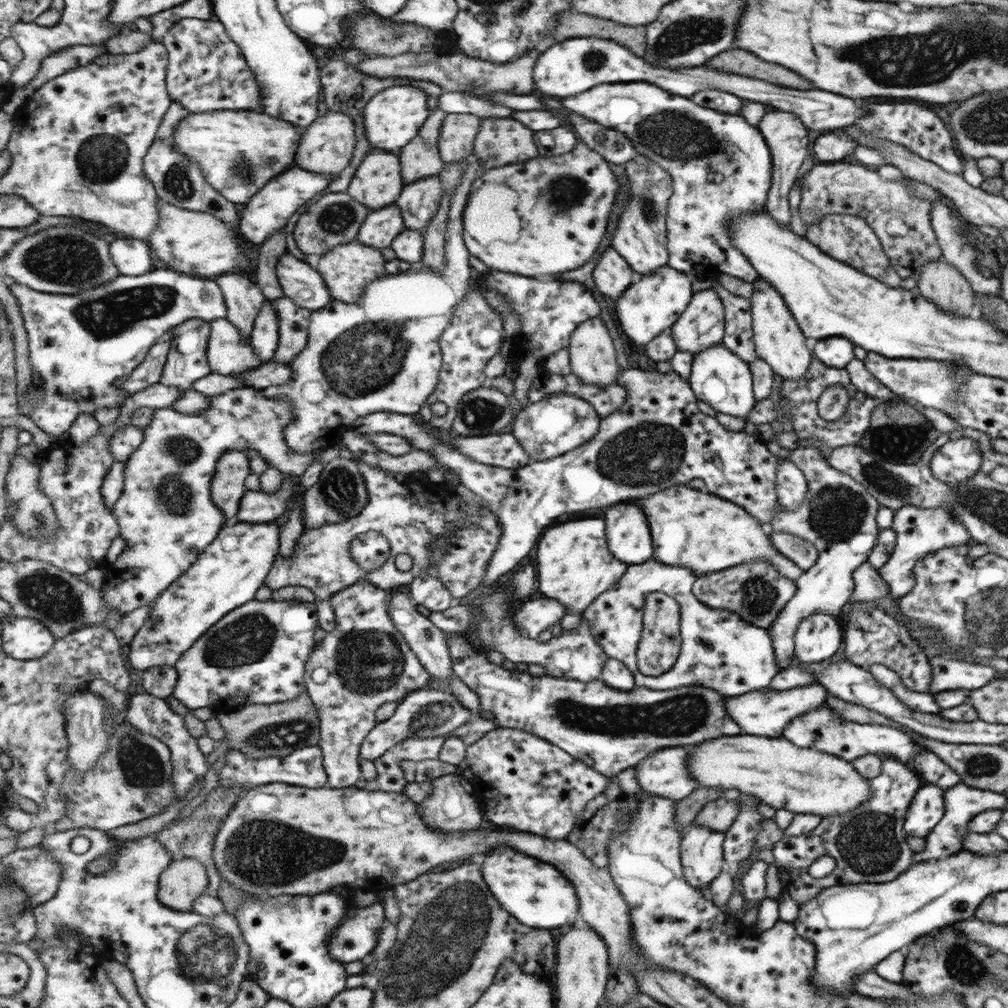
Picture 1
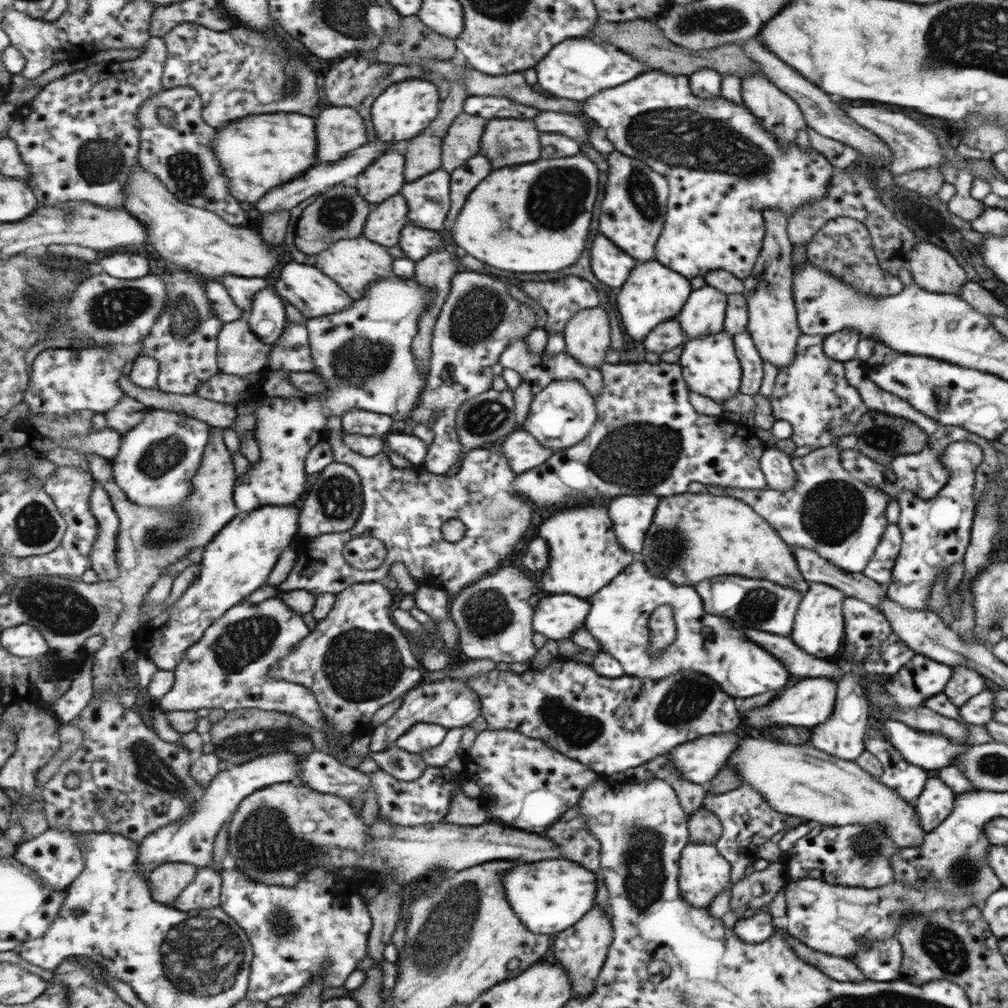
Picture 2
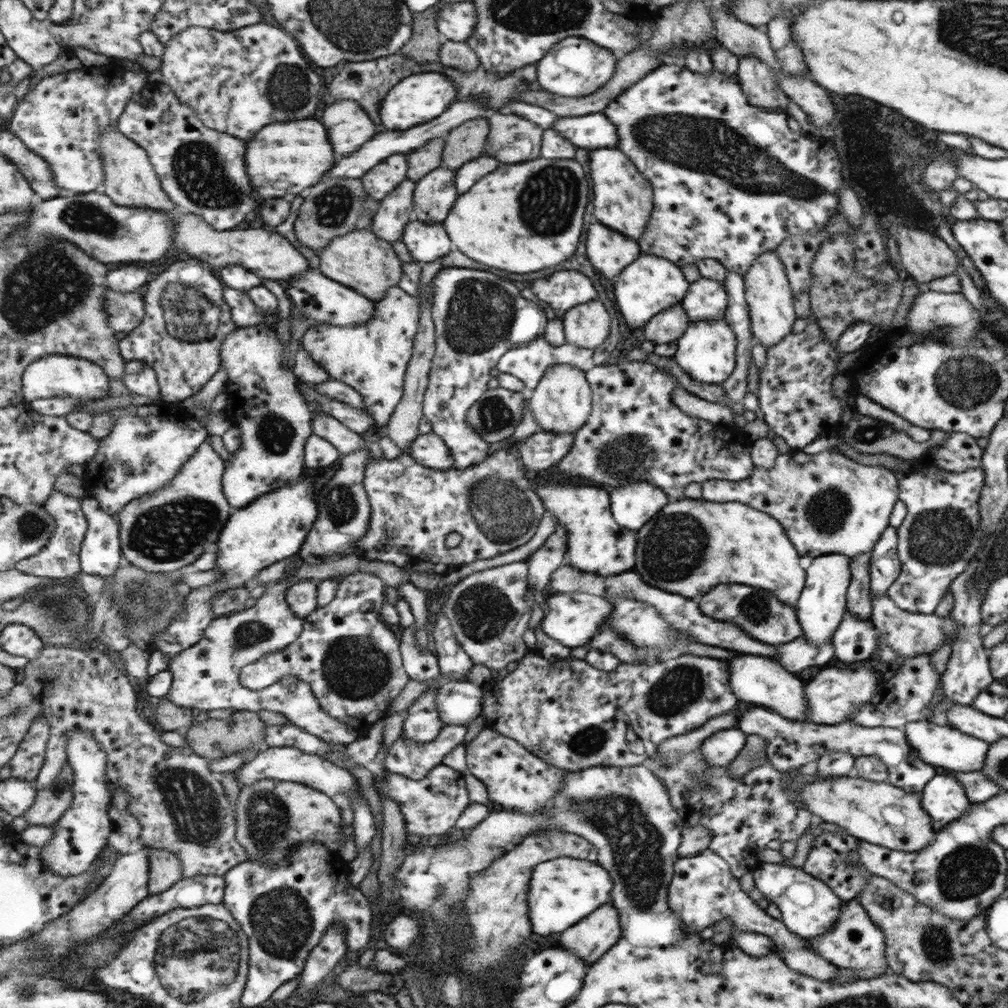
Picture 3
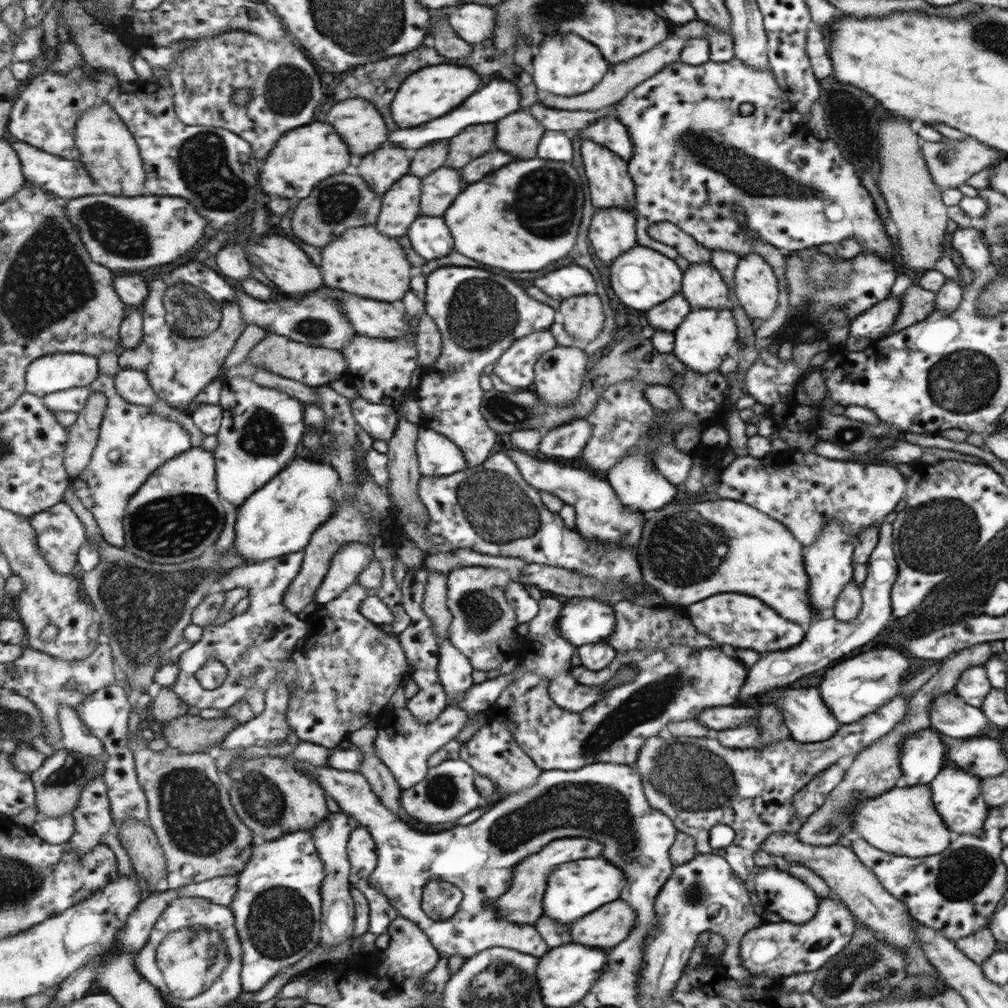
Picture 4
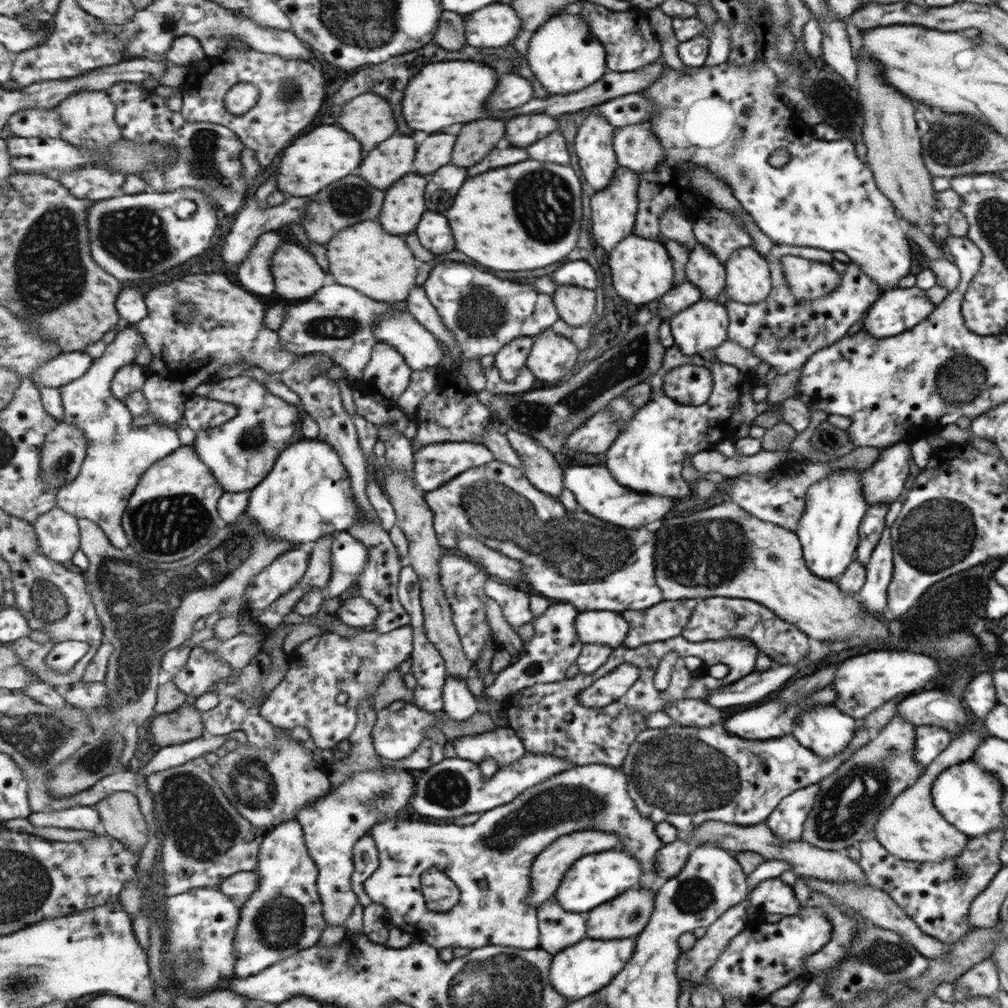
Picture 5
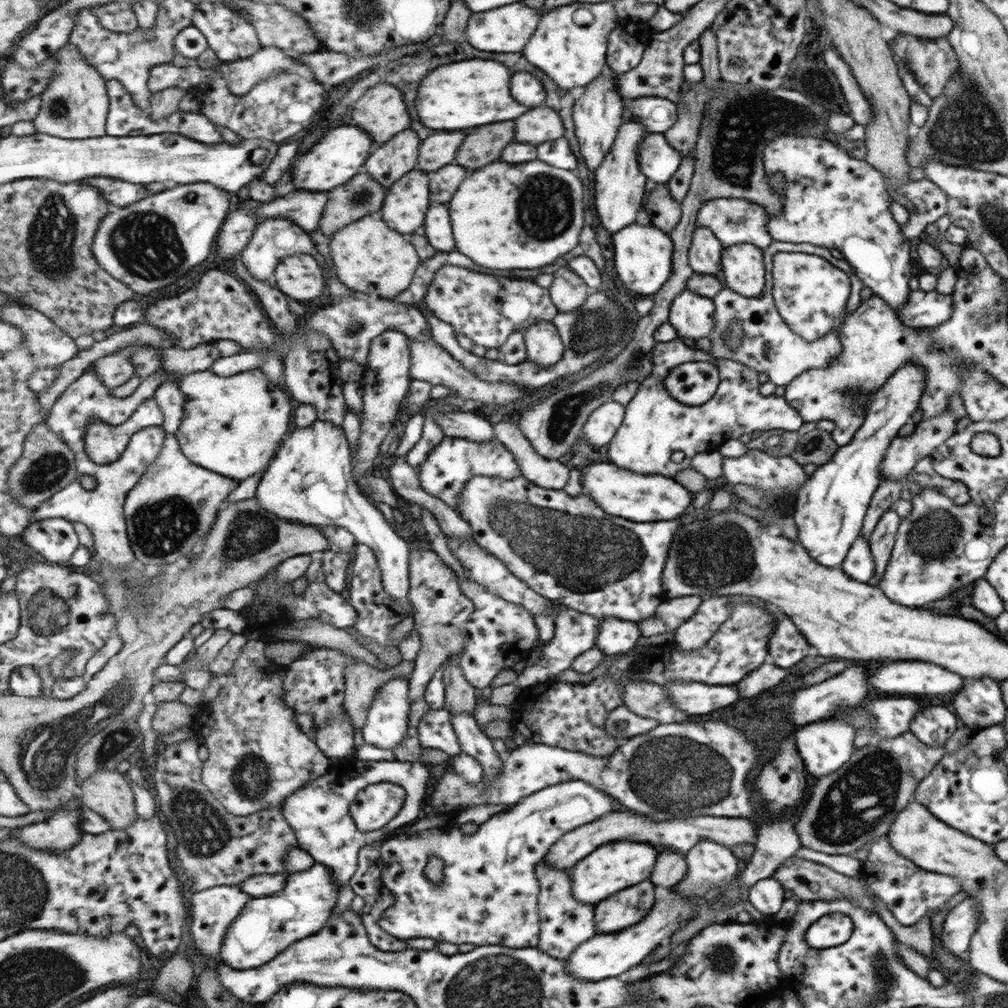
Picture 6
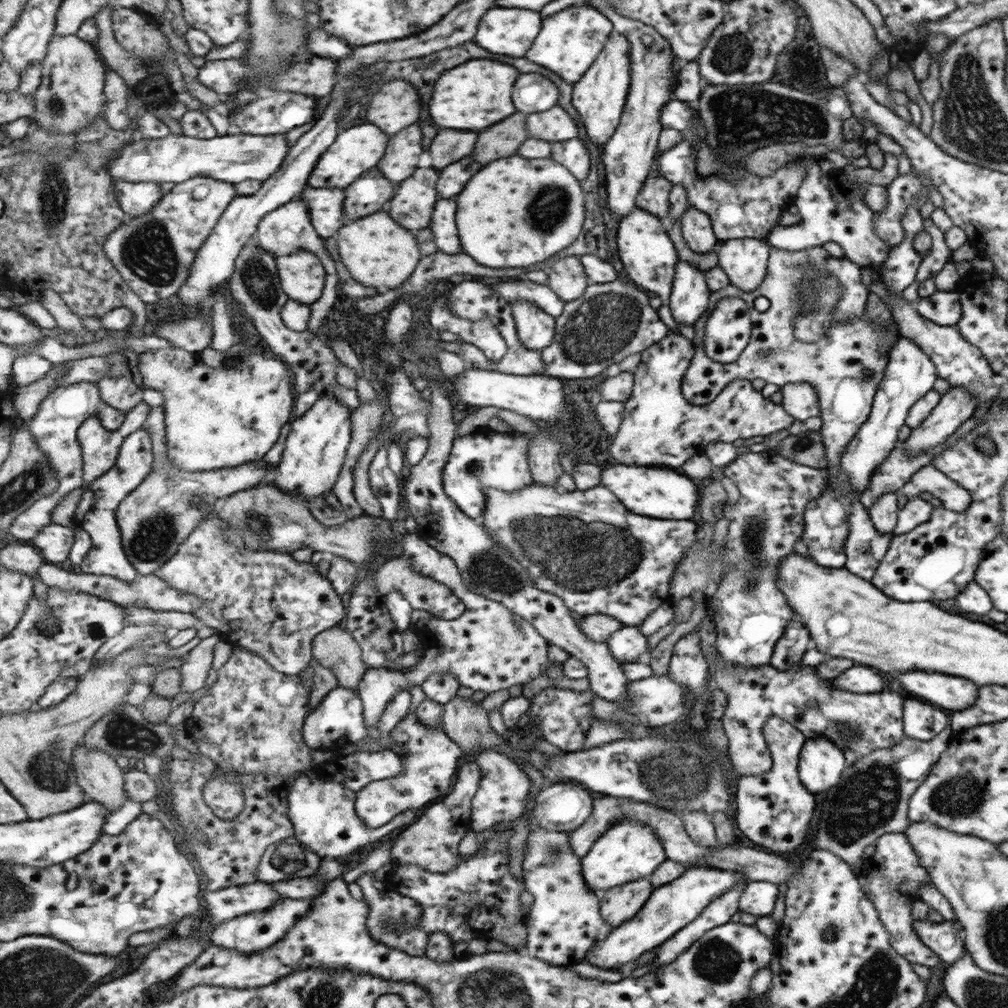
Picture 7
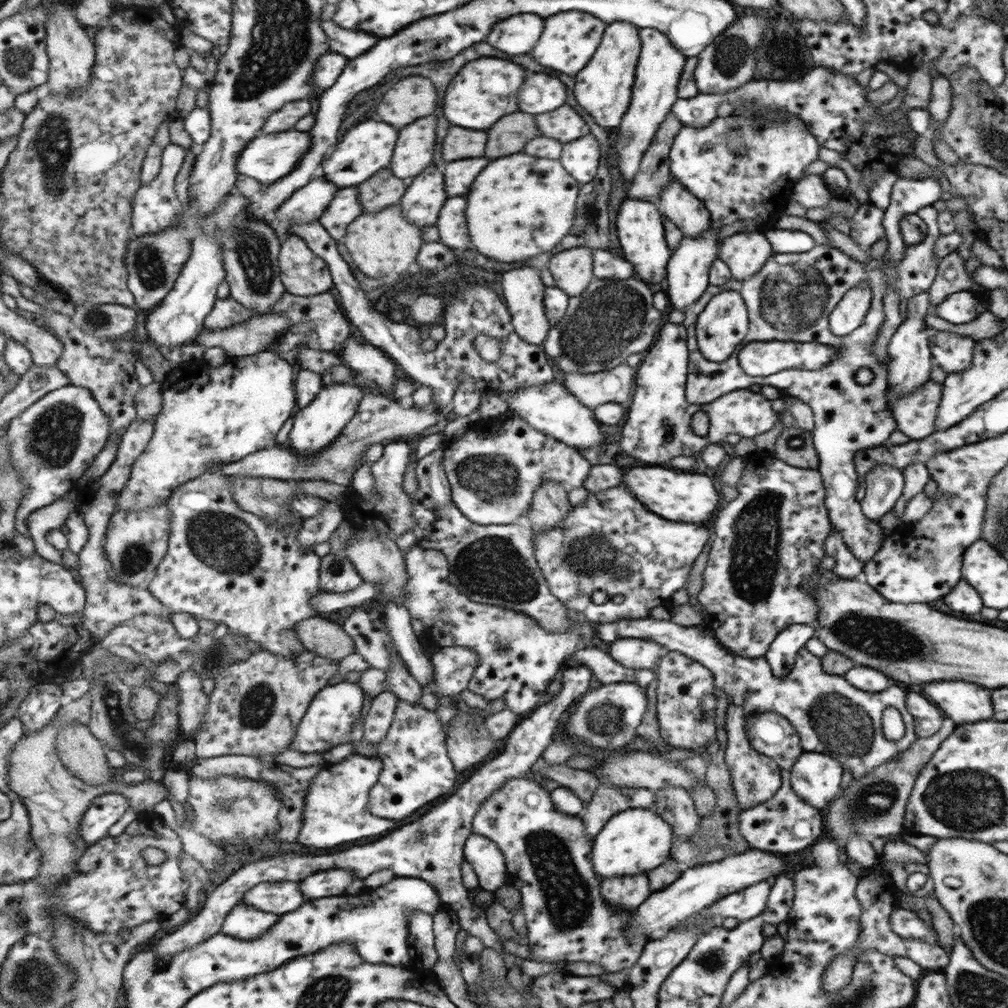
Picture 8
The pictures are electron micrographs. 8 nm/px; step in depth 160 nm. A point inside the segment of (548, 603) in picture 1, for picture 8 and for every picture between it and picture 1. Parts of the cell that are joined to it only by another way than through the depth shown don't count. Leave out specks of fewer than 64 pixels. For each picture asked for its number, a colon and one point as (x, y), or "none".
2: (556, 616)
3: (571, 619)
4: (582, 620)
5: (592, 627)
6: (615, 635)
7: (626, 645)
8: (637, 653)

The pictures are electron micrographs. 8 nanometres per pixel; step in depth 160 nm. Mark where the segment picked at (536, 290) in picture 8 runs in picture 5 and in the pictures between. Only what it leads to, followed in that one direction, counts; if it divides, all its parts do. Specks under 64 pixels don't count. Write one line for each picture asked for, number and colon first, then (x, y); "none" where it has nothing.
5: (553, 356)
6: (544, 346)
7: (536, 330)

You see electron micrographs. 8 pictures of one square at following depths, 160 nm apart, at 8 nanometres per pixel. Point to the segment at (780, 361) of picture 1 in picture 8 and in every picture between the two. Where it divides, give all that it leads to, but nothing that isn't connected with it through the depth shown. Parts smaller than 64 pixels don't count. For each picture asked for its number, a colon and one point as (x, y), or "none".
2: (768, 290)
3: (768, 295)
4: (756, 289)
5: (747, 278)
6: (741, 264)
7: (743, 260)
8: (744, 253)

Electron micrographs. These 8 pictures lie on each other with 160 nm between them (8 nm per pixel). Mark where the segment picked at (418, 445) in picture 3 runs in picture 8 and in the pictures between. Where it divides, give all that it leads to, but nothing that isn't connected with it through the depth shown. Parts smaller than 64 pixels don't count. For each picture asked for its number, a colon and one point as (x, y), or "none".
4: (438, 455)
5: (435, 464)
6: (454, 462)
7: (485, 459)
8: (494, 469)

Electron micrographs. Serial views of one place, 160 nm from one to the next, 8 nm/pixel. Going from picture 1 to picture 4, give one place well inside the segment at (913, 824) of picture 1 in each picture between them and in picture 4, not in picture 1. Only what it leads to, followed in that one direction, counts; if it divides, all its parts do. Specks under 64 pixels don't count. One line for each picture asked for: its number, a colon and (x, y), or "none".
2: (936, 802)
3: (944, 800)
4: (957, 797)

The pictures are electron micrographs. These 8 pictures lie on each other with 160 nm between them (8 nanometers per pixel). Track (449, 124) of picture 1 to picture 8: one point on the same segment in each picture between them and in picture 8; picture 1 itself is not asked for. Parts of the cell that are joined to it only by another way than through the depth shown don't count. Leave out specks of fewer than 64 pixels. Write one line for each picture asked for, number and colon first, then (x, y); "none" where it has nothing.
2: (464, 141)
3: (467, 142)
4: (479, 139)
5: (477, 139)
6: (484, 145)
7: (505, 139)
8: (513, 133)

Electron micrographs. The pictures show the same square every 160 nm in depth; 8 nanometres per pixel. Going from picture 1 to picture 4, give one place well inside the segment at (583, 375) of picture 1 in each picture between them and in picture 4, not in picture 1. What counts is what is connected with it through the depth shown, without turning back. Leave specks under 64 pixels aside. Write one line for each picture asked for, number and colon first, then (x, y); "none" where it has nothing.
2: (586, 336)
3: (586, 325)
4: (582, 318)

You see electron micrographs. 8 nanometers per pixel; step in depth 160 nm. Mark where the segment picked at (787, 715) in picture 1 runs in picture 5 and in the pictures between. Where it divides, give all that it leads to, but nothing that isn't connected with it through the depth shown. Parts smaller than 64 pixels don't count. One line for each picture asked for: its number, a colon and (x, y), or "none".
2: (809, 702)
3: (832, 695)
4: (853, 689)
5: (861, 684)

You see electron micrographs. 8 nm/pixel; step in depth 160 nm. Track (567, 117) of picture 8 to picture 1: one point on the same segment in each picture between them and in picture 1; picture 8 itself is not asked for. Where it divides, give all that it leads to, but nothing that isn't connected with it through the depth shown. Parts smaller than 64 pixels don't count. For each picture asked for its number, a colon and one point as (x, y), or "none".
1: (500, 142)
2: (507, 142)
3: (513, 139)
4: (519, 133)
5: (522, 131)
6: (541, 124)
7: (554, 125)

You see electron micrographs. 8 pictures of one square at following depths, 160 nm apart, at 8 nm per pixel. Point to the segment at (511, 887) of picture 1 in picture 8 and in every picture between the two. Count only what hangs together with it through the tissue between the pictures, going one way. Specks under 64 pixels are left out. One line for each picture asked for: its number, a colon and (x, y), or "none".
2: (549, 896)
3: (563, 891)
4: (576, 889)
5: (595, 880)
6: (628, 863)
7: (630, 851)
8: (635, 841)

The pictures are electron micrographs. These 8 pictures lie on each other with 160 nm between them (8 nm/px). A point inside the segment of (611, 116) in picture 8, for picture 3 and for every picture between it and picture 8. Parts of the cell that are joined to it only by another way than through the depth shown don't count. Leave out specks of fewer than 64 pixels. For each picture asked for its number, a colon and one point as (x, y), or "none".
3: (623, 199)
4: (609, 183)
5: (593, 141)
6: (597, 116)
7: (599, 99)

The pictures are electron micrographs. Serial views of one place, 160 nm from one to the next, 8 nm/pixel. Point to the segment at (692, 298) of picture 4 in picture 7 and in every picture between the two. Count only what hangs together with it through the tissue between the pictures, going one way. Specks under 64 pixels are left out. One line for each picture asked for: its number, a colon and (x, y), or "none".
5: (703, 268)
6: (704, 253)
7: (696, 227)

